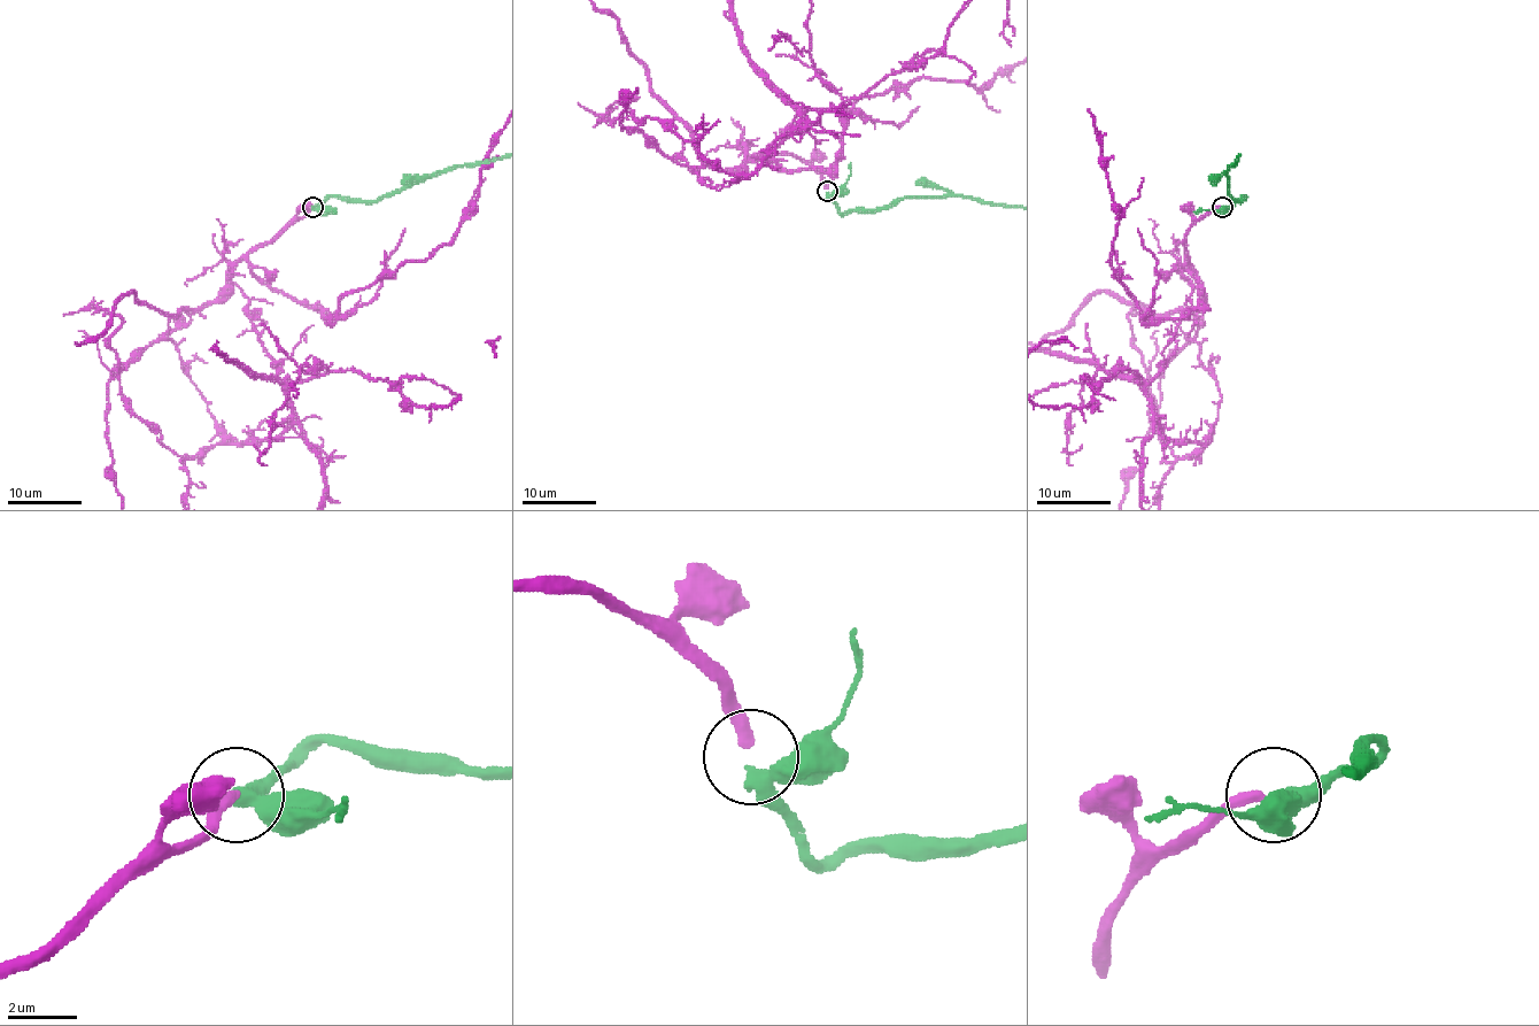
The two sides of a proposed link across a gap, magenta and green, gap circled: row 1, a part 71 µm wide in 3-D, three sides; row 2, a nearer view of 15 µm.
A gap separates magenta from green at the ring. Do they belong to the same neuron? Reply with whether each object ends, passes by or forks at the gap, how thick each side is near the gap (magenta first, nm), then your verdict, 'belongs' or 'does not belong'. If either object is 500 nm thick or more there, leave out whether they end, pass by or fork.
magenta ends there; green passes by; 340 nm thick on the magenta side, 400 nm on the other; belongs

